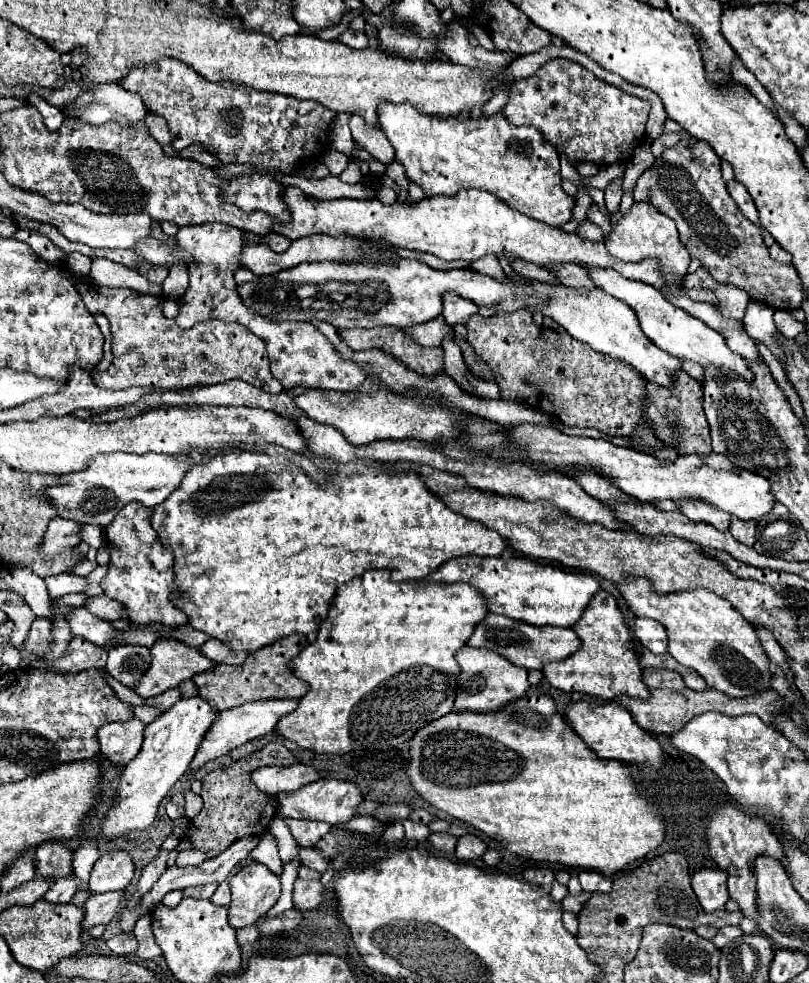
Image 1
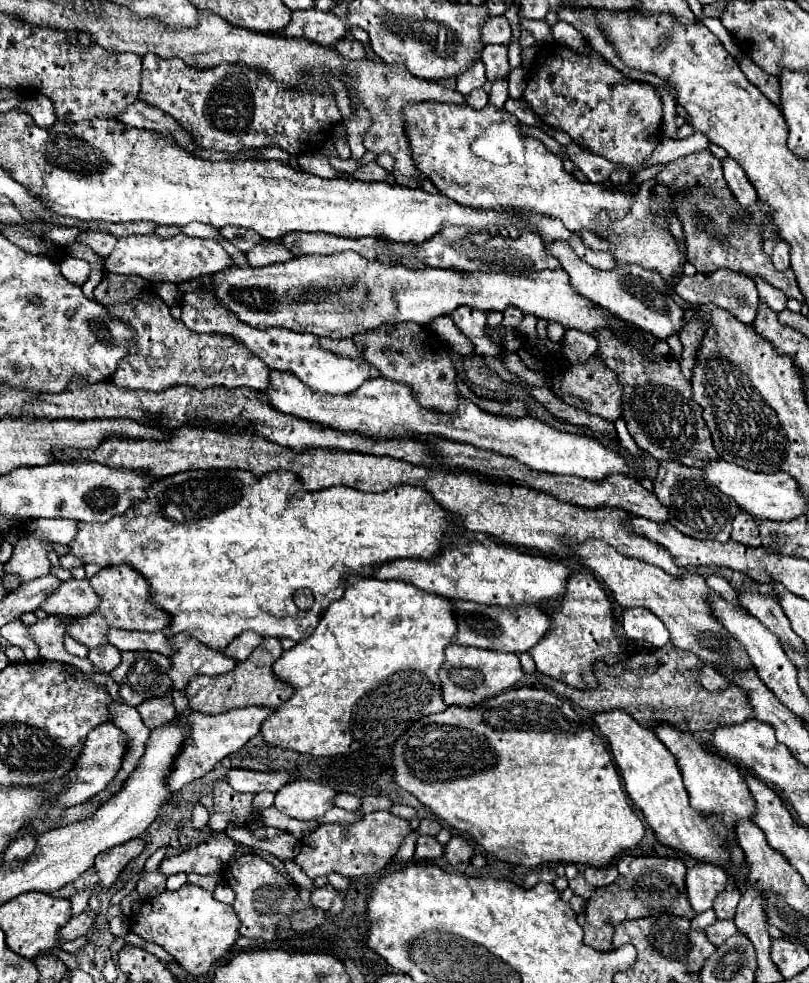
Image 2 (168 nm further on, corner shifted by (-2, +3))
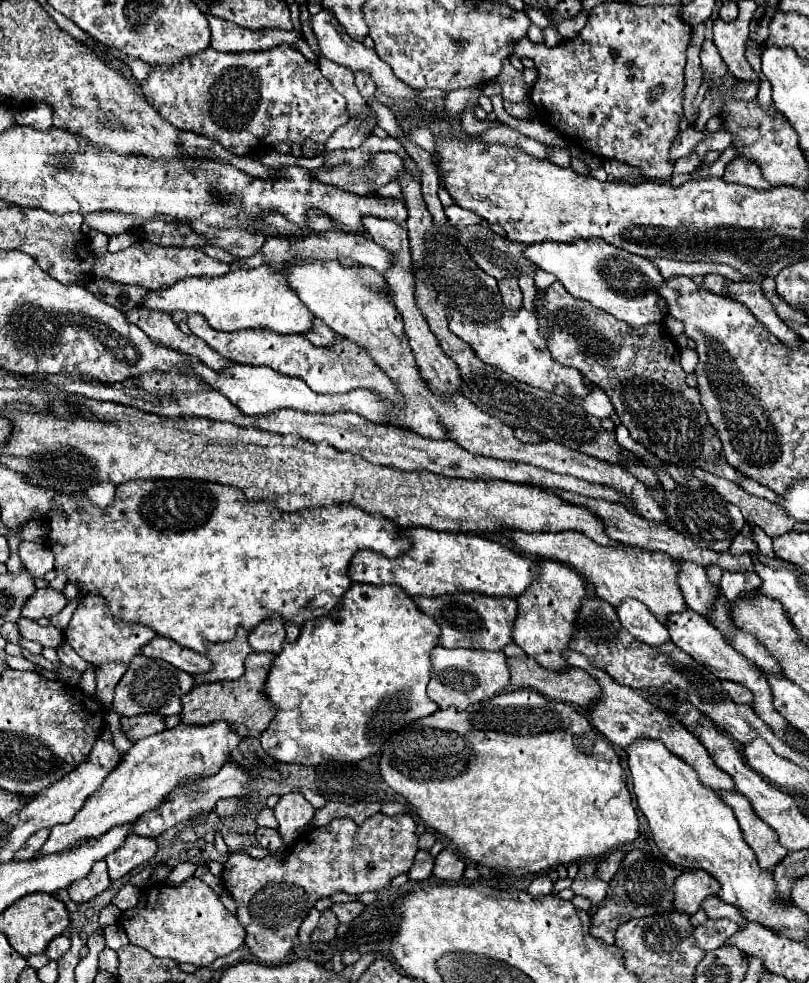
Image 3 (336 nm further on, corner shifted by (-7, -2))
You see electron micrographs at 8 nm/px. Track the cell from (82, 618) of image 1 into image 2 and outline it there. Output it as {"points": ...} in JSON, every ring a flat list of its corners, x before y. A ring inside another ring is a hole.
{"points":[[111,628,107,632,107,642,119,650,151,650,163,656,171,656,173,648,163,632,127,632,121,628]]}

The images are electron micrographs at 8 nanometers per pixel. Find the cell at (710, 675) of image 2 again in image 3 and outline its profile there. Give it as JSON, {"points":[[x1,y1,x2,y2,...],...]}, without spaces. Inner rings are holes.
{"points":[[724,681,724,691,730,695,732,701,736,703,746,703,746,705,752,705,754,701,754,695,740,683,734,683,734,681]]}

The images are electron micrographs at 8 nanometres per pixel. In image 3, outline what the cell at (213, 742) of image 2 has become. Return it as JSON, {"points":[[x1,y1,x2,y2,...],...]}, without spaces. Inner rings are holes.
{"points":[[216,721,212,725,176,725,174,729,166,729,162,733,156,733,152,737,144,737,132,745,132,749,124,755,124,761,114,769,112,777,104,781,100,787,100,793,94,793,92,799,88,799,82,809,76,813,76,817,66,825,54,825,50,831,50,837,46,845,32,857,38,859,48,853,62,853,80,841,90,841,96,837,102,837,108,829,114,829,122,823,132,823,136,817,144,815,146,811,158,807,162,799,178,787,182,779,188,777,210,777,220,771,220,767,226,763,226,753,238,747,242,739,230,729,228,723]]}

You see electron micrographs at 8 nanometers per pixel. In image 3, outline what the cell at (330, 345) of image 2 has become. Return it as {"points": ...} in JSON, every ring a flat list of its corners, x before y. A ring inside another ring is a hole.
{"points":[[320,319,314,321,312,329,304,337,316,347,328,347,338,339,338,335,332,329,328,329,328,325,324,325,324,321,320,321]]}

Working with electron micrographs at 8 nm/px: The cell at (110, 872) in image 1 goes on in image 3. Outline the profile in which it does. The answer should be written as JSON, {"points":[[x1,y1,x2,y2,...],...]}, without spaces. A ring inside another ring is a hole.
{"points":[[128,835,128,841,124,841,124,845,120,845,120,849,116,849,114,853,110,853,106,857,108,863,108,873,110,879,120,879,124,875,128,875,130,871,134,871,136,867,148,863,154,853,156,853,158,845,154,839,150,837,140,837,140,835]]}

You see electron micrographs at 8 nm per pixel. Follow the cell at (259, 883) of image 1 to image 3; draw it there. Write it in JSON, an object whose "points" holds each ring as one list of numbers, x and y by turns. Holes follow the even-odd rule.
{"points":[[376,813,368,817,362,825,356,825,348,817,336,817,326,827,314,827,306,831,289,850,284,859,276,855,252,859,242,853,232,853,224,863,222,881,238,905,236,917,240,925,244,925,246,929,246,945,258,957,258,961,266,965,280,965,284,961,284,957,290,953,294,945,294,937,298,935,300,923,306,919,306,915,310,913,318,899,332,897,336,891,344,891,350,895,360,895,364,891,380,891,394,877,406,873,418,851,416,823,408,813,394,817]]}

